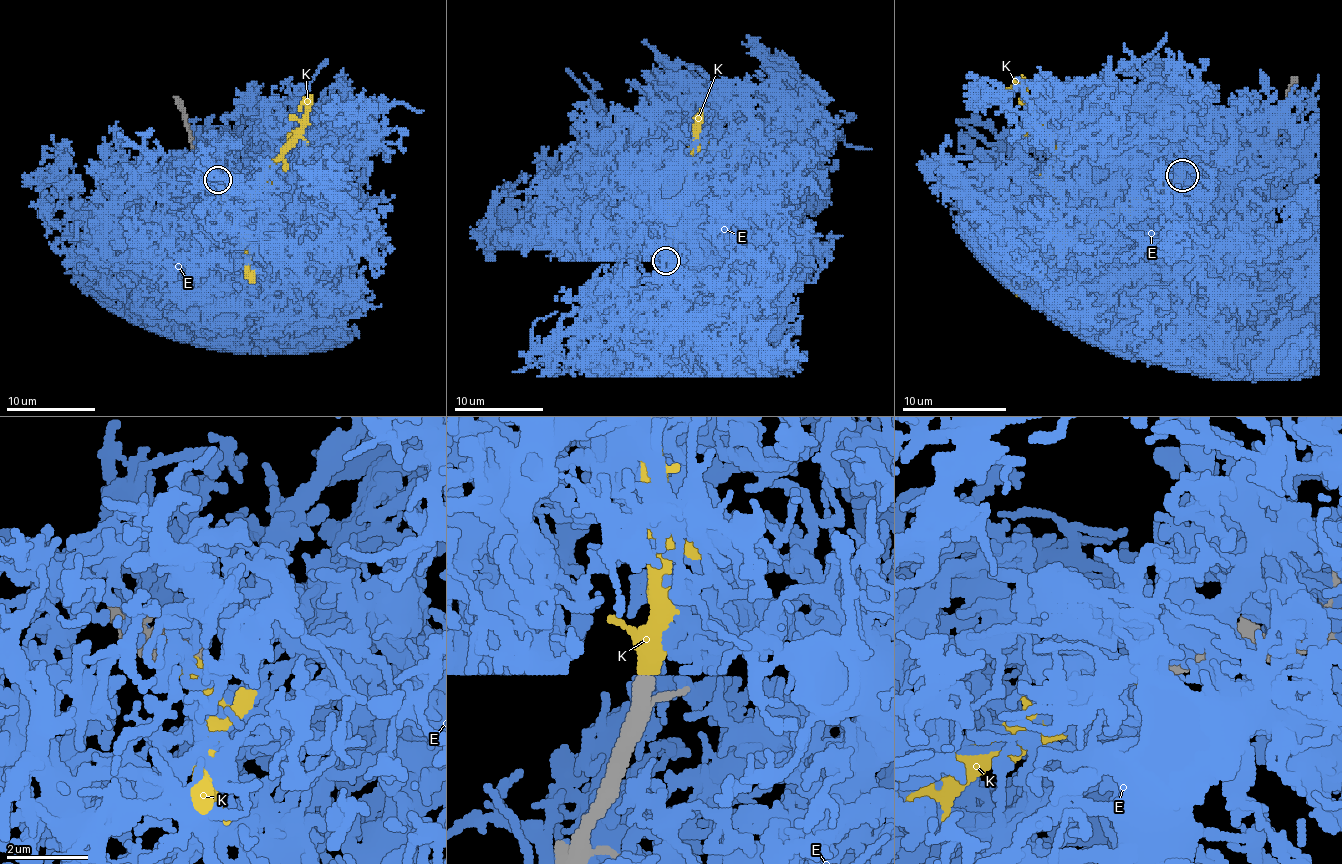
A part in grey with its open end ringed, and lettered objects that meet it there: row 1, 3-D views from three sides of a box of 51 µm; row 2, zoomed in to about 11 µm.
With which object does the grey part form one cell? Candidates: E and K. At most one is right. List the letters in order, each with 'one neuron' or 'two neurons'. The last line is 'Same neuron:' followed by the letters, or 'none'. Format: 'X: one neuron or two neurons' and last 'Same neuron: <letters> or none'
E: two neurons
K: one neuron
Same neuron: K

